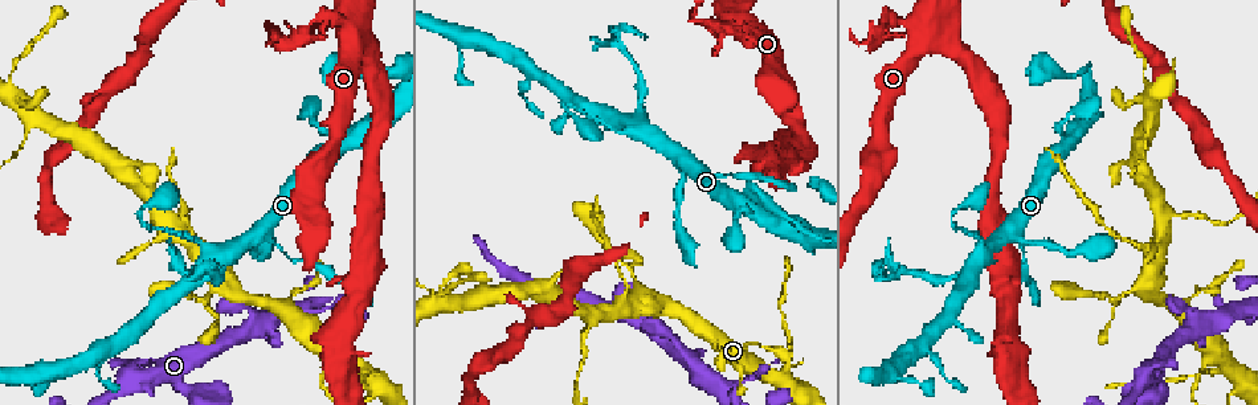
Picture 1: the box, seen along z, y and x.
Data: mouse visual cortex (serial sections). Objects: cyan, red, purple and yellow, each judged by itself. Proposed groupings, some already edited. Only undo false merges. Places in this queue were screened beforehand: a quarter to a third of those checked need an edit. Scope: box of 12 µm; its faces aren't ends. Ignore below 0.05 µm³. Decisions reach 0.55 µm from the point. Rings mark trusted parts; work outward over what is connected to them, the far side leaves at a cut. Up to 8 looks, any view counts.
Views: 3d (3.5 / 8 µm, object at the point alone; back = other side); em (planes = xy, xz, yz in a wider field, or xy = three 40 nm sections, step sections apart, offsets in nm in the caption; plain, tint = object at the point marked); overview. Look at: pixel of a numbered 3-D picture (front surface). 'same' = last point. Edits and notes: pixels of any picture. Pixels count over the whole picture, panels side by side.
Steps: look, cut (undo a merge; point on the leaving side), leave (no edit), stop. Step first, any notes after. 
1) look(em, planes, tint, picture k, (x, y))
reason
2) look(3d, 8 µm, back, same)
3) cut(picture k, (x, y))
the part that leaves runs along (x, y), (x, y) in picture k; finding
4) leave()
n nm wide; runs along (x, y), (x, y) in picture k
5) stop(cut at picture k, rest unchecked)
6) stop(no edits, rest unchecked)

look(3d, 3.5 µm, picture 1, (209, 297))
thin arm on a thick one

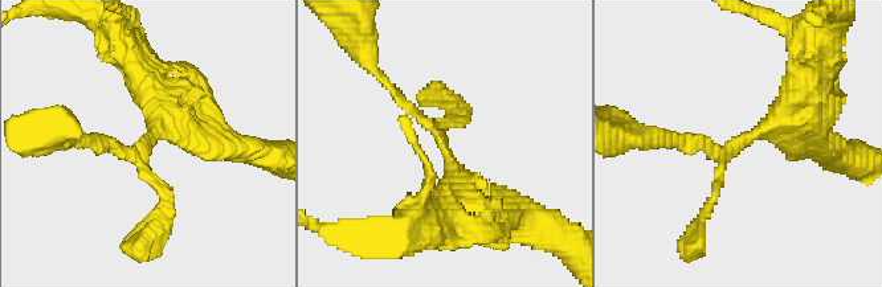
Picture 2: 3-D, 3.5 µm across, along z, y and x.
look(em, xy, step 1, tint, picture 2, (436, 139))

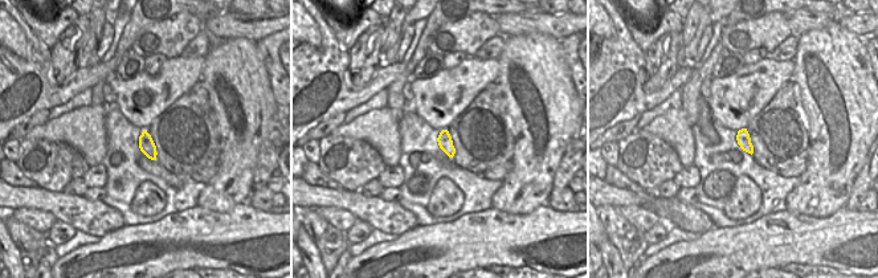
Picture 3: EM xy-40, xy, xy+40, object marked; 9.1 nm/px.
look(em, xy, step 2, tint, same)

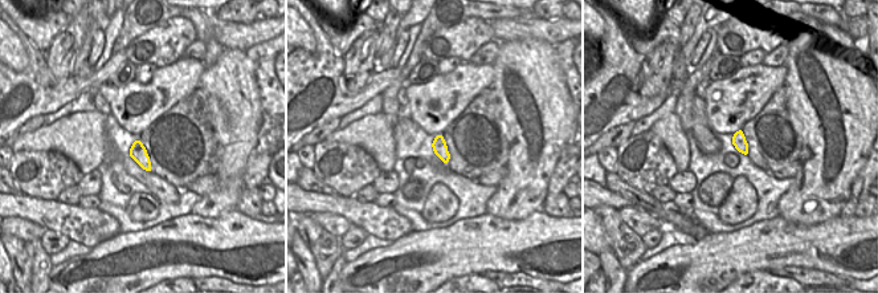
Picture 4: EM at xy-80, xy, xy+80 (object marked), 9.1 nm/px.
leave()
runs along (474, 214), (437, 132), (380, 76) in picture 2; continuous, no second cell

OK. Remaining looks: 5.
look(3d, 3.5 µm, picture 1, (1206, 361))
thick turns thin

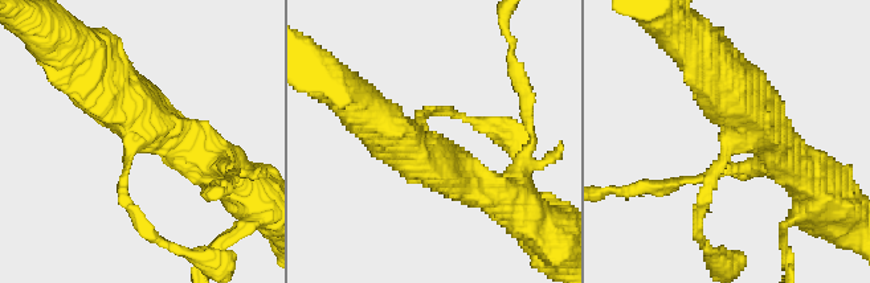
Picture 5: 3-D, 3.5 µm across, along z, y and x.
look(em, xy, step 2, tint, picture 5, (132, 147))
3 arms; arms of 150, 500, 600 nm

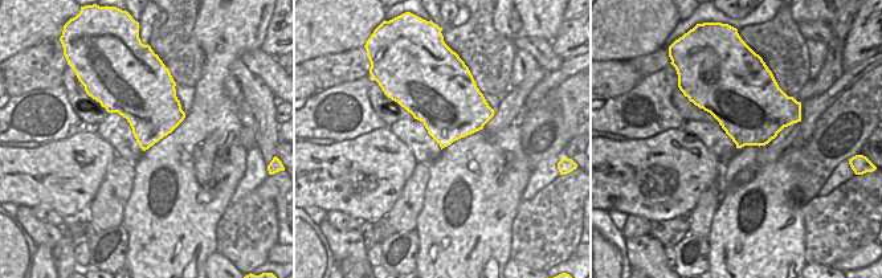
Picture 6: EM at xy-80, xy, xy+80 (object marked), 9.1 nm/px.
look(em, xy, step 1, tint, same)

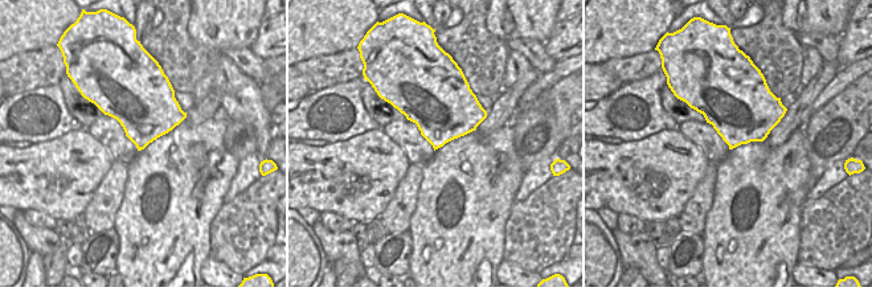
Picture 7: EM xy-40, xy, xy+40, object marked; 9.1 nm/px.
leave()
500 nm wide; runs along (99, 81), (141, 122), (121, 183), (137, 220) in picture 5; all the same cell

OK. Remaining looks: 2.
look(3d, 8 µm, picture 1, (284, 253))
calibre changes

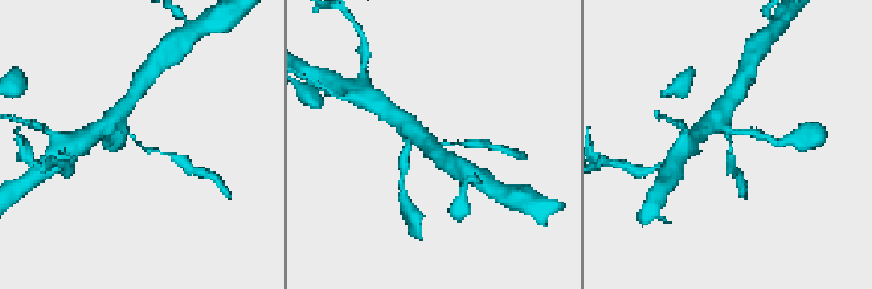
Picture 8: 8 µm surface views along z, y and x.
look(3d, 3.5 µm, picture 8, (731, 141))

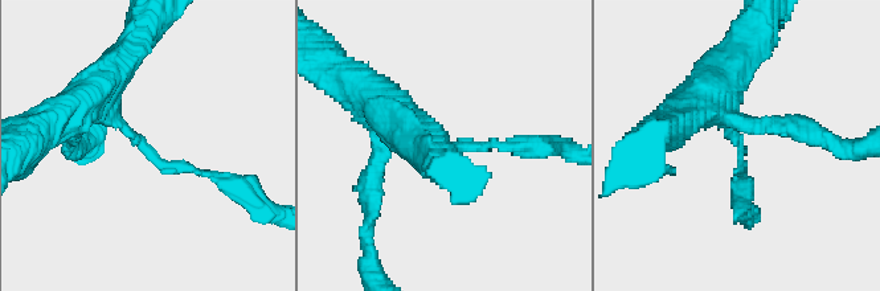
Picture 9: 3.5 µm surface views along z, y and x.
leave()
runs along (103, 83), (103, 107), (160, 160), (226, 180) in picture 9; all the same cell

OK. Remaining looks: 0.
stop(no edits, rest unchecked)

